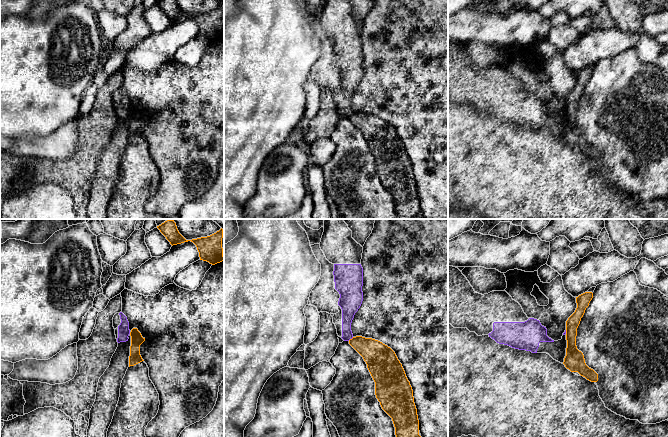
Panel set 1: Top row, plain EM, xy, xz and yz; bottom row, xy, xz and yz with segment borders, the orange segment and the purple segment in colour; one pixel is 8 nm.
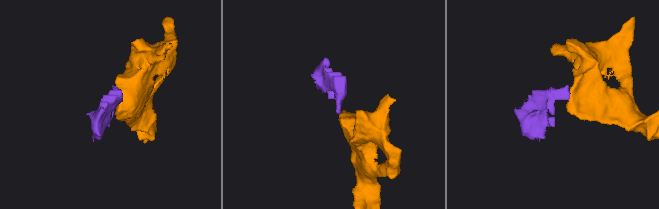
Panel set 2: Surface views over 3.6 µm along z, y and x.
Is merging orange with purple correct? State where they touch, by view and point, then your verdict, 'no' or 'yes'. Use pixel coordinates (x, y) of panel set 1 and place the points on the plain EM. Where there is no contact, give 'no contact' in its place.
contact xz (350, 115); no

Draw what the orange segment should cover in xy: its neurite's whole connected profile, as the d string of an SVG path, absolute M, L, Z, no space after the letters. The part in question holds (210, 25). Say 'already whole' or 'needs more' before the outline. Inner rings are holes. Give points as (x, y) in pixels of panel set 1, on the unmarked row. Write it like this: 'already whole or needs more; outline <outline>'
already whole; outline M161 0L157 2L160 8L166 13L170 20L177 21L184 18L193 18L199 28L200 36L207 37L212 41L224 37L222 14L223 5L216 9L192 16L186 16L178 7L176 0Z

